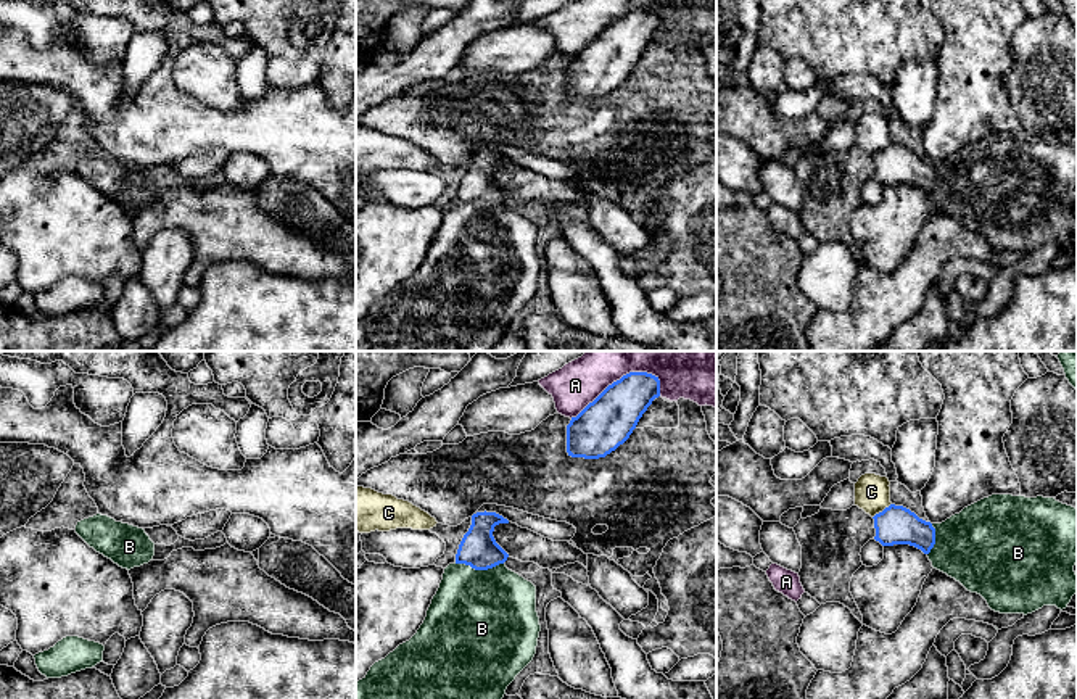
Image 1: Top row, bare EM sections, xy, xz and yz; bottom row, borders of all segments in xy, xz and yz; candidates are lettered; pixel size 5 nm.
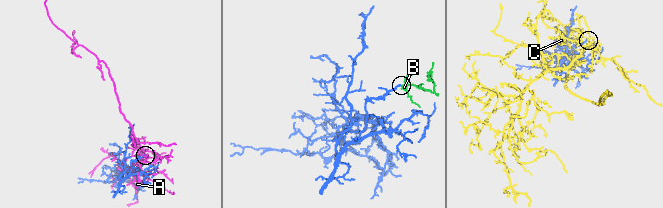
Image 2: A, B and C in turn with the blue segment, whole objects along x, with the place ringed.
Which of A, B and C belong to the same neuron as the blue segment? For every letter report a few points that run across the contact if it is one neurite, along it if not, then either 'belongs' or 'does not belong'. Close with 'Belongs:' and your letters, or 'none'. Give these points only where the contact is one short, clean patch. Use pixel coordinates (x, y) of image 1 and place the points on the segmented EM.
A: does not belong
B: xz (478, 548), (478, 569), (478, 619) | belongs
C: does not belong
Belongs: B

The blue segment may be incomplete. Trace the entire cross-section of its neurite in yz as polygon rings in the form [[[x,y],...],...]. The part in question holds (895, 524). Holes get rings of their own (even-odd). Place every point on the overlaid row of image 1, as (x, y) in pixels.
[[[992,494],[942,523],[926,522],[895,504],[873,519],[876,541],[921,549],[934,569],[980,594],[995,612],[1027,615],[1043,606],[1063,610],[1077,593],[1077,509],[1054,498]]]

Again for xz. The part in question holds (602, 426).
[[[629,372],[609,385],[567,425],[567,453],[572,457],[605,457],[623,445],[639,419],[660,396],[658,377]]]

